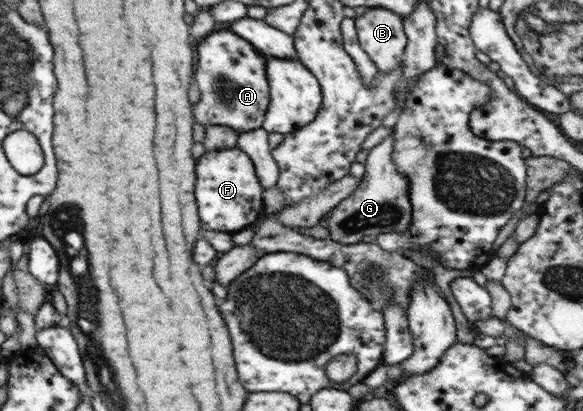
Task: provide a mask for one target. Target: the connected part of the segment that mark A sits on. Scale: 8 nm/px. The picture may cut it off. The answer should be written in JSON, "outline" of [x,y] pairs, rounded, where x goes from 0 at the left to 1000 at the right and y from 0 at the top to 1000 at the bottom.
{"outline":[[[369,73],[357,83],[341,102],[336,129],[331,187],[345,234],[331,258],[333,297],[352,311],[357,304],[388,304],[408,326],[449,311],[463,236],[456,136],[424,95],[395,73]]]}

